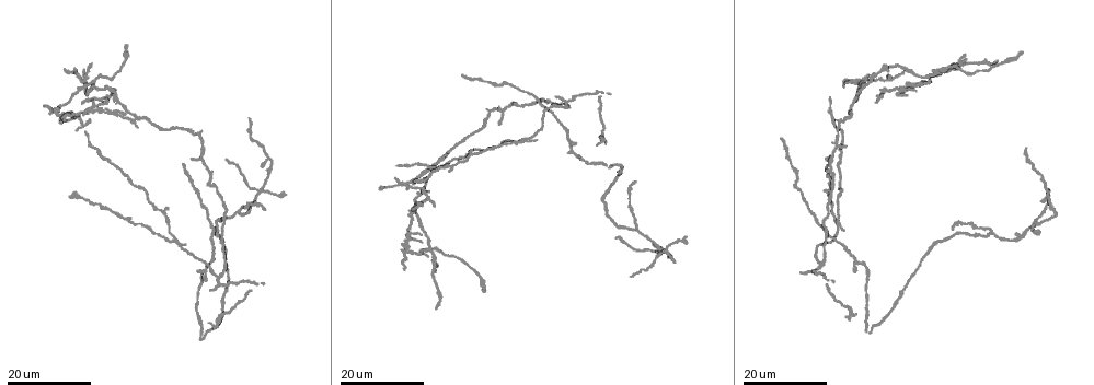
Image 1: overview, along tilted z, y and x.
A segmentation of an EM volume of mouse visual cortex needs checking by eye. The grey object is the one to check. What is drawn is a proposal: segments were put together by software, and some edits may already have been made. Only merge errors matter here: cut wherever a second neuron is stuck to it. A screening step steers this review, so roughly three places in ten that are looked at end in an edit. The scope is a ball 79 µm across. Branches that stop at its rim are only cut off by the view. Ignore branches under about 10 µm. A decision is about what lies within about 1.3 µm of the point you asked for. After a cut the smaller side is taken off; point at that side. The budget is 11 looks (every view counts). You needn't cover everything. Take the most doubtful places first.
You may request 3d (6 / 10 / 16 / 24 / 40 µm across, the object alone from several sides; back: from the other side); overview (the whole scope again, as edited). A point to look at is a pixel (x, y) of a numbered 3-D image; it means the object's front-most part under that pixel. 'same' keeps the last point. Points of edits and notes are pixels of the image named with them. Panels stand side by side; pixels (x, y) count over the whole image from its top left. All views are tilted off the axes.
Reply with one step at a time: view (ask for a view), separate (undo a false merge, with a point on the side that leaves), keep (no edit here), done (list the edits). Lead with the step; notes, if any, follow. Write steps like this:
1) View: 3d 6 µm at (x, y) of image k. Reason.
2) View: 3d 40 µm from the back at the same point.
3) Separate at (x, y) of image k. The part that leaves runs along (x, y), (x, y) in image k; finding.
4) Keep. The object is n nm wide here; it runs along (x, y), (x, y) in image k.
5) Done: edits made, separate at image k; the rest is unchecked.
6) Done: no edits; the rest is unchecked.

View: 3d 16 µm at (426, 247) of image 1.

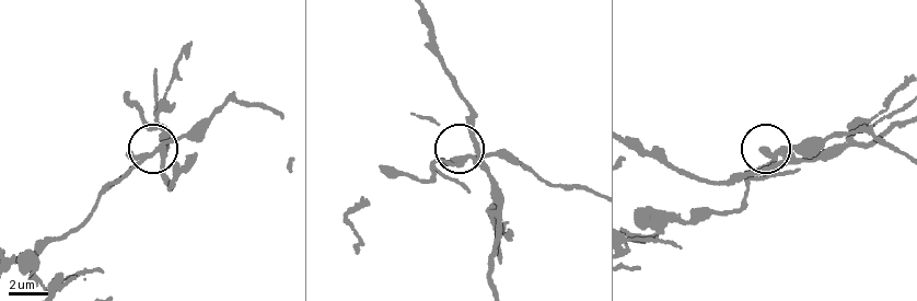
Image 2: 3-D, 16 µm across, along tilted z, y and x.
View: 3d 10 µm at (152, 154) of image 2.

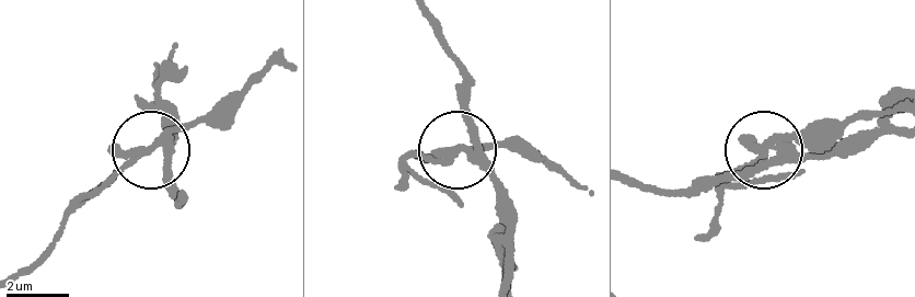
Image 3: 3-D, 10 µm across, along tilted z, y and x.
Separate at (201, 116) of image 3. 5 arms meet here; the part that leaves runs along (165, 134), (224, 121), (251, 83), (281, 66) in image 3; two neurons meet here.

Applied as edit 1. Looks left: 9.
View: overview.

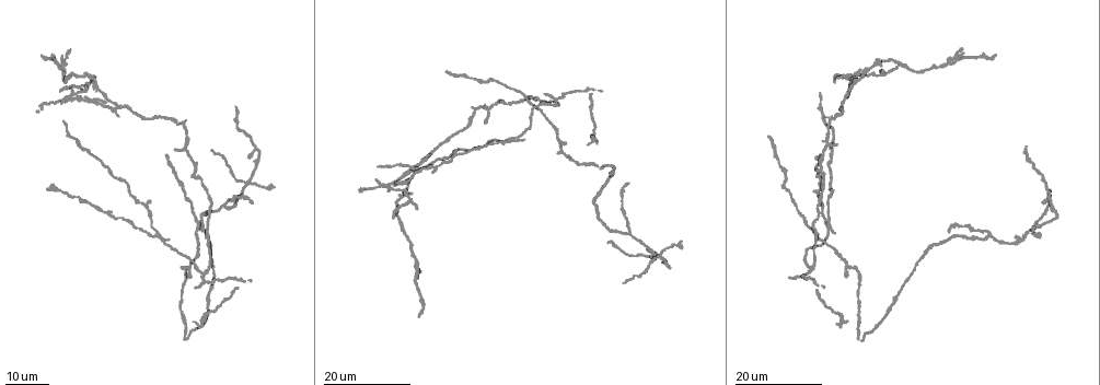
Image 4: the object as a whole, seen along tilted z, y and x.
View: 3d 16 µm at (116, 106) of image 4. Three arms meet.

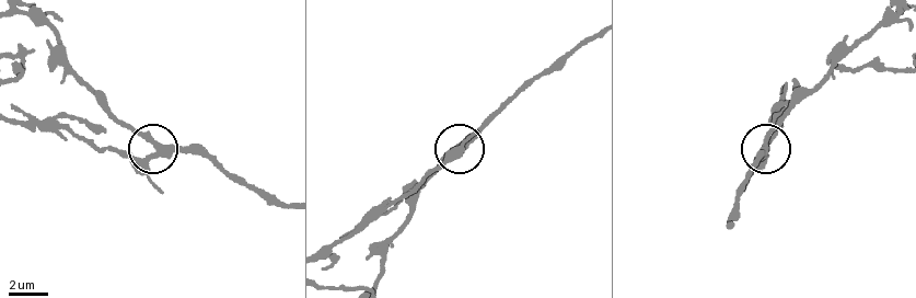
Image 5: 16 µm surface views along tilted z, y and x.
View: 3d 10 µm at (154, 154) of image 5.

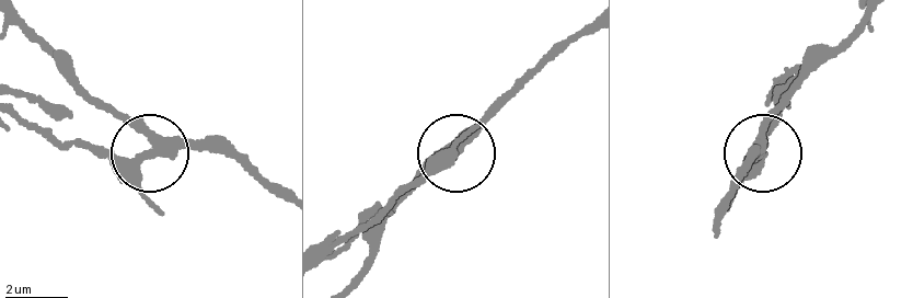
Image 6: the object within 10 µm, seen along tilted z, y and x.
Keep. It runs along (591, 29), (478, 119), (385, 210) in image 6; all the same neuron.

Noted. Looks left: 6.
View: 3d 24 µm at (661, 255) of image 4. Four arms meet.

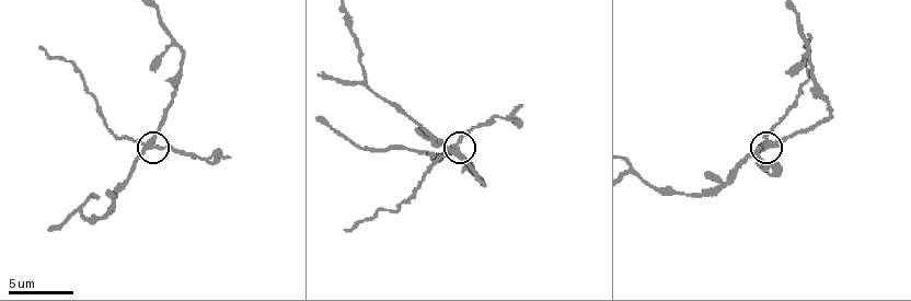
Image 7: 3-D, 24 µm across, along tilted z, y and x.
View: 3d 10 µm at (153, 144) of image 7.

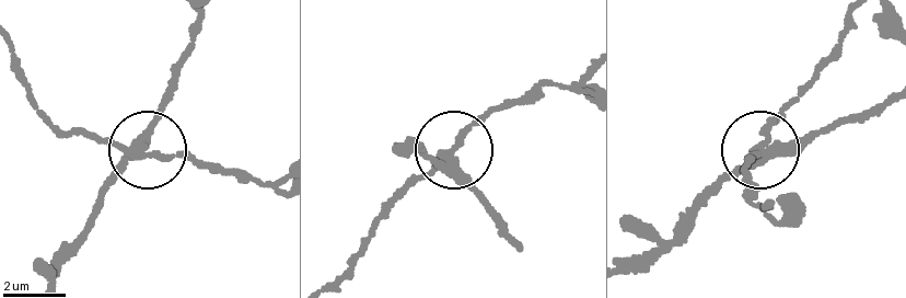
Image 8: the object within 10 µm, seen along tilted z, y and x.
Separate at (93, 133) of image 8. 4 arms meet here; the part that leaves runs along (128, 152), (57, 128), (12, 49) in image 8; a second neuron is stuck on.

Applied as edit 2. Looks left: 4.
View: 3d 16 µm at (829, 227) of image 4. Arms run side by side.

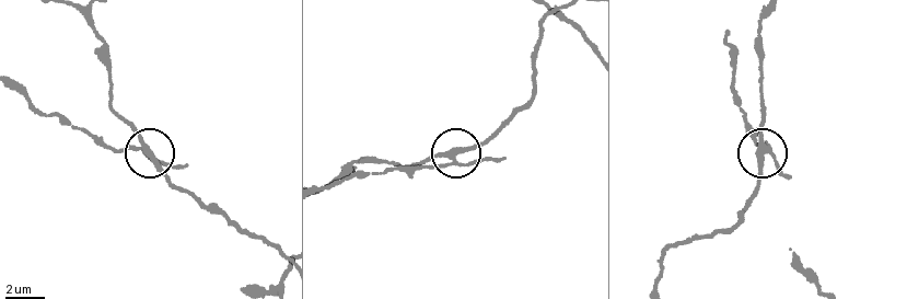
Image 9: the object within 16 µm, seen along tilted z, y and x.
View: 3d 10 µm at (444, 155) of image 9. Closer look.

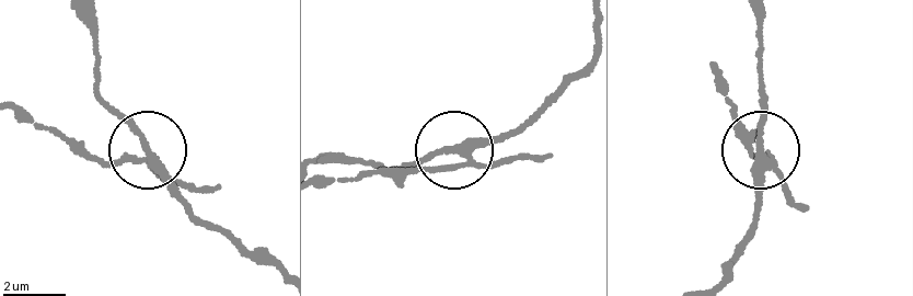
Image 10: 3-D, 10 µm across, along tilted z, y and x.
Separate at (130, 117) of image 10. 4 arms meet here; the part that leaves runs along (147, 156), (138, 128), (94, 81), (94, 20) in image 10; two neurons meet here.

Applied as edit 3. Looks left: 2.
View: 3d 16 µm at (196, 240) of image 4. Arms part here.

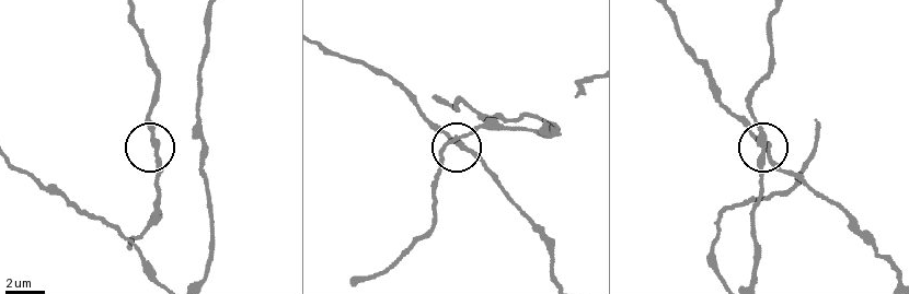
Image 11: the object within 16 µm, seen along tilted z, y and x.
View: 3d 10 µm at (461, 145) of image 11.

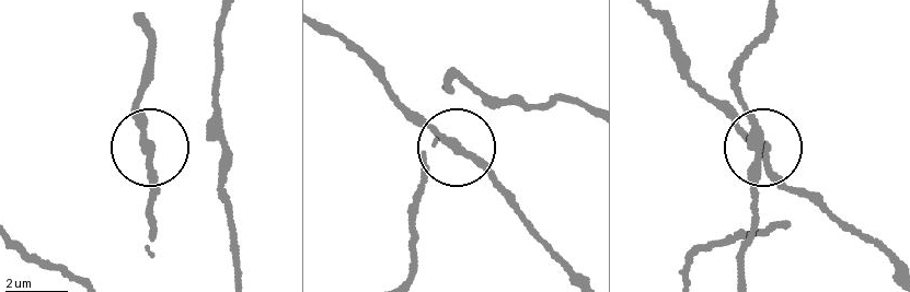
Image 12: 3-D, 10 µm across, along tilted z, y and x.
Keep. The side arm is 29 µm long; it runs along (578, 278), (500, 185), (396, 102) in image 12; one neuron here.

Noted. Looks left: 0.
Done: edits made, separate at image 3, separate at image 8, separate at image 10; the rest is unchecked.

